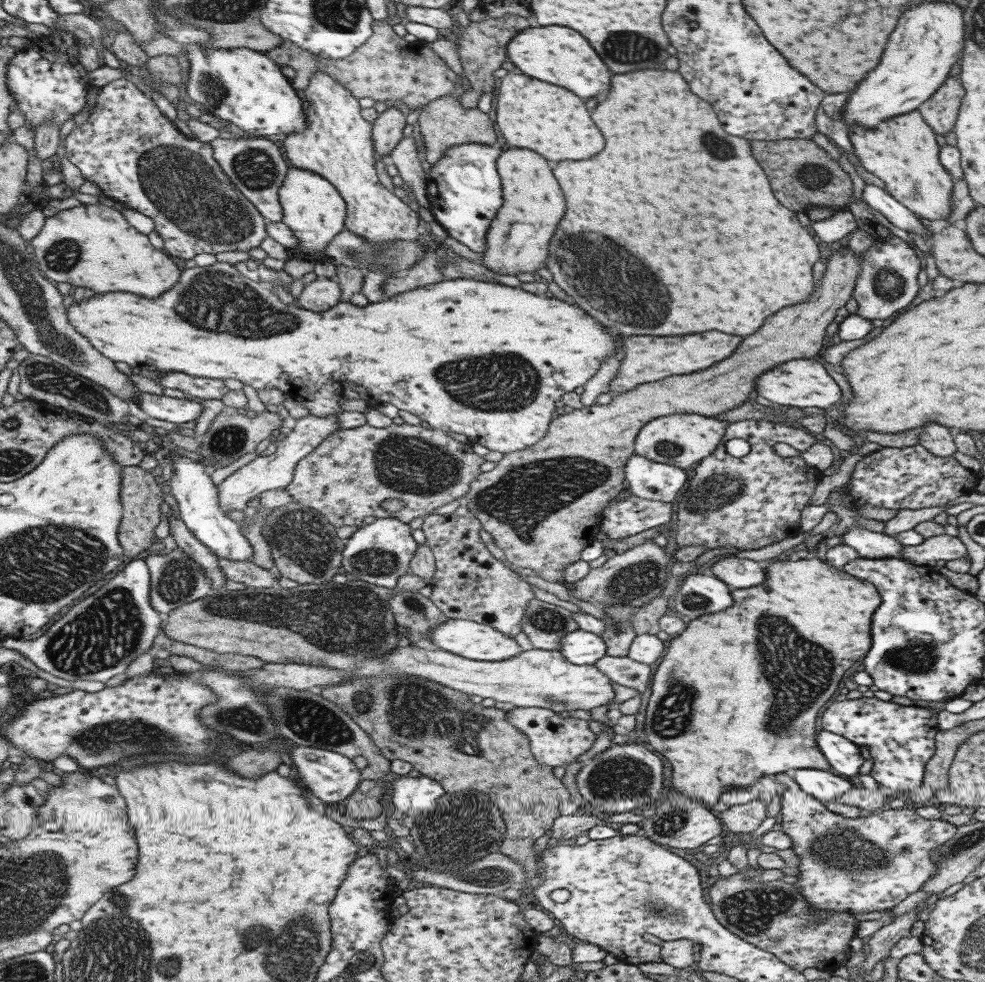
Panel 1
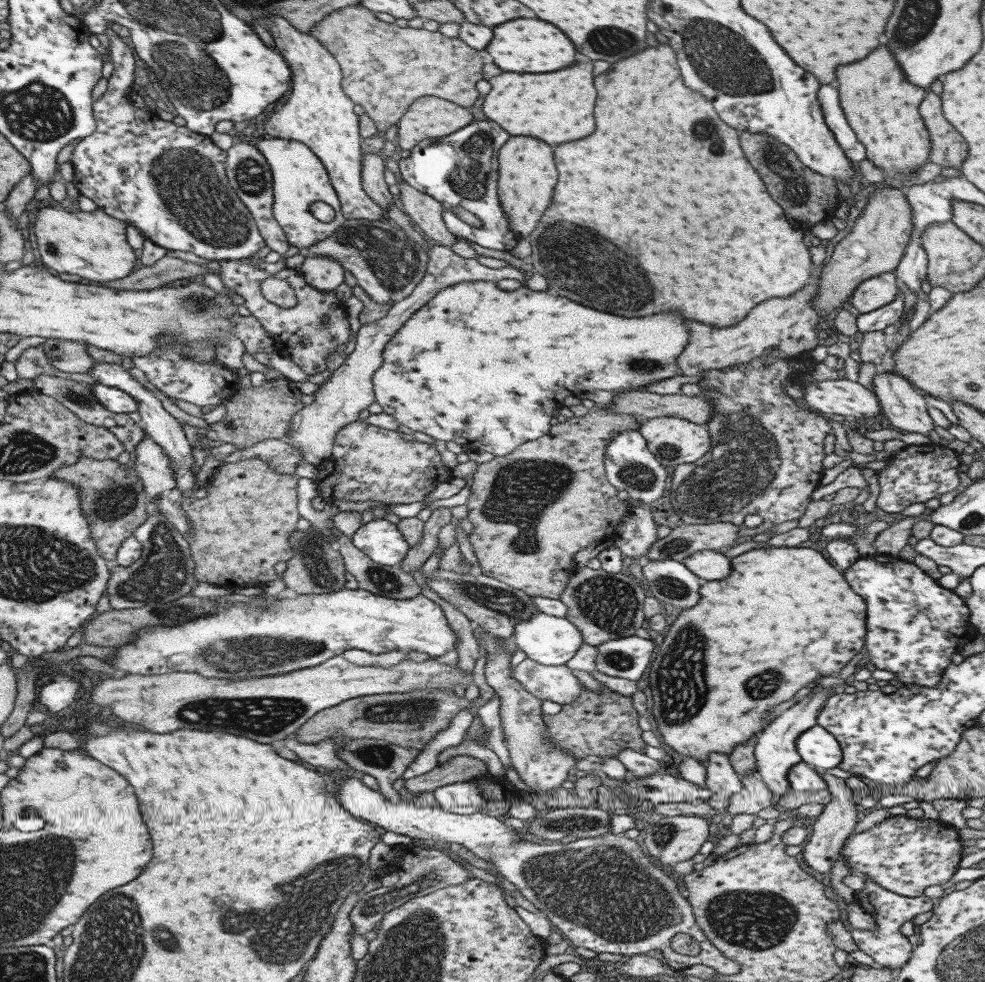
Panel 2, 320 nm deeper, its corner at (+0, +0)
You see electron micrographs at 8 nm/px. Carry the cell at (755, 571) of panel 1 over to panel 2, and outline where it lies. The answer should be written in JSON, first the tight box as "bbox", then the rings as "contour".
{"bbox":[681,550,731,582],"contour":[[[711,550],[693,552],[681,562],[703,582],[721,580],[731,570],[730,560],[723,553]]]}

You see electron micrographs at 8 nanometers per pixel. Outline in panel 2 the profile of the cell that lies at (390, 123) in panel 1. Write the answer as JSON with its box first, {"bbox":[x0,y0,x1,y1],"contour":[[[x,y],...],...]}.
{"bbox":[360,152,397,210],"contour":[[[368,152],[362,155],[360,181],[363,192],[377,206],[388,210],[392,204],[397,203],[396,198],[387,191],[388,184],[384,181],[383,160],[375,152]]]}

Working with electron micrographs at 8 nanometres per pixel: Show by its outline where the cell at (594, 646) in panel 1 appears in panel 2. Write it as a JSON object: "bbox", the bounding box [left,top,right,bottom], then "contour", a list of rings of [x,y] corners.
{"bbox":[511,612,583,665],"contour":[[[541,612],[532,614],[530,619],[515,624],[511,639],[527,659],[545,665],[564,665],[583,643],[581,633],[566,617],[549,616]]]}

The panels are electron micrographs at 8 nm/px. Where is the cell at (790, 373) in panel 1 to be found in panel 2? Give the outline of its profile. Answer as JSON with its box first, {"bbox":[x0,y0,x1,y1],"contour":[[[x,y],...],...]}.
{"bbox":[802,380,880,421],"contour":[[[813,380],[802,388],[803,402],[827,416],[839,415],[854,421],[871,419],[880,412],[875,393],[857,381]]]}

